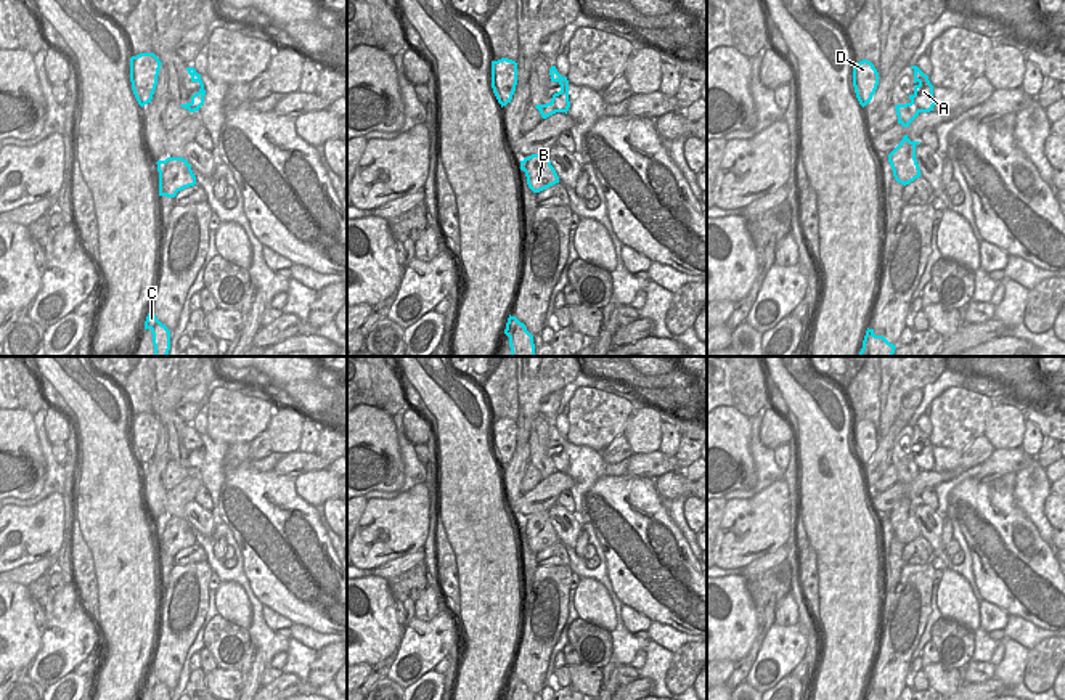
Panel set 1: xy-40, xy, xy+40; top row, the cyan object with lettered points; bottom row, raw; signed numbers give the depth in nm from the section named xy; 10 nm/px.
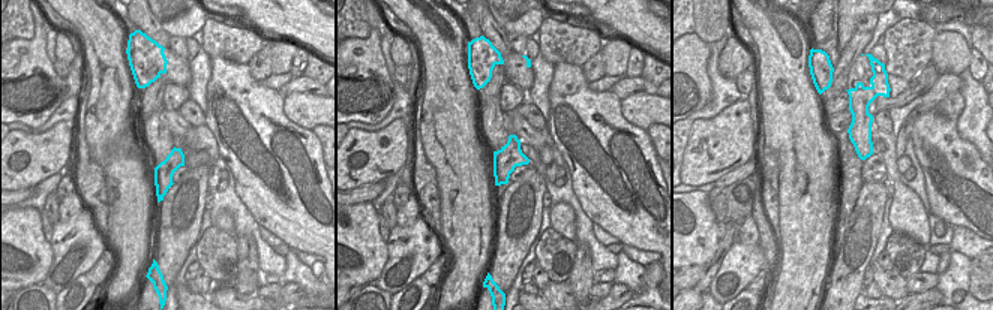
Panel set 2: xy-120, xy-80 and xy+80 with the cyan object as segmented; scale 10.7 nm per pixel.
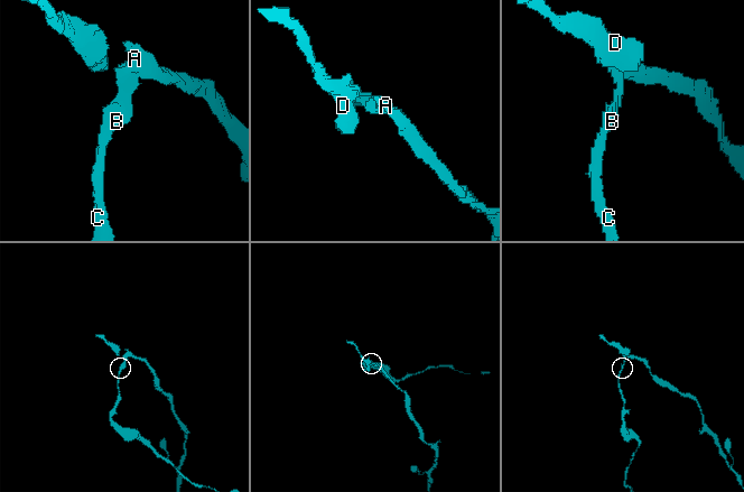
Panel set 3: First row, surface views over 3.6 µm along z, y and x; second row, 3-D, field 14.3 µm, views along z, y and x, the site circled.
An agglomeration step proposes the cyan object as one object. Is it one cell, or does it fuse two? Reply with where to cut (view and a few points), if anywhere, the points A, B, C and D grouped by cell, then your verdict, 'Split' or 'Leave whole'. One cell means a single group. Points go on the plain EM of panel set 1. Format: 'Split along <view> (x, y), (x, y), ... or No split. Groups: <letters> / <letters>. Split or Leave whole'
Split along xy+40 (913, 455), (921, 471). Groups: A D / B C. Split.

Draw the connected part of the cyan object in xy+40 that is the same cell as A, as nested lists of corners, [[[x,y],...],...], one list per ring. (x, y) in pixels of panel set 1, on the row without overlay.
[[[911,425],[914,430],[914,461],[919,466],[920,472],[930,472],[933,470],[935,461],[933,461],[933,445],[928,440],[928,435],[925,435],[917,425]]]

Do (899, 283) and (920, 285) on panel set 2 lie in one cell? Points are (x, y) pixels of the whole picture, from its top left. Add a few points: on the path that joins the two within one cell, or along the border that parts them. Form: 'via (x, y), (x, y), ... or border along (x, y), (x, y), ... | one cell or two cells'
border along (905, 279), (909, 294) | two cells

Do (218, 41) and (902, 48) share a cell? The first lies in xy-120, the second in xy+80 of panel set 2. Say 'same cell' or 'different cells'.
same cell

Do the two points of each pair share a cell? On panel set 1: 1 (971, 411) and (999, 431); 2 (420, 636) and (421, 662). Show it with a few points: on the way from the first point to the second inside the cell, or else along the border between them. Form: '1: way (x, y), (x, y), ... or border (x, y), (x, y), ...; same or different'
1: border (993, 405), (985, 416), (985, 431), (982, 434); different
2: way (421, 643), (421, 655); same

